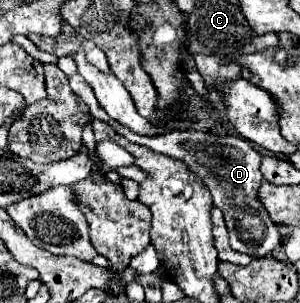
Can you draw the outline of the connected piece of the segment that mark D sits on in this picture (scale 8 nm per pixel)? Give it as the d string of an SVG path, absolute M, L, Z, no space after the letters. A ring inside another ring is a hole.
M79 74L68 76L68 80L72 91L88 105L93 118L110 123L120 135L124 135L132 143L146 145L146 147L154 149L156 153L184 161L206 183L214 205L220 207L226 215L226 225L230 231L230 247L234 251L246 253L256 259L256 257L266 257L280 243L282 237L280 237L278 227L272 223L272 219L264 211L262 203L256 199L256 191L262 181L262 173L260 173L262 155L258 151L254 151L254 147L248 141L244 141L236 135L214 135L214 133L202 133L202 131L174 131L174 133L156 135L156 137L136 135L134 131L128 131L128 127L118 125L108 116L99 105L90 85ZM224 199L230 201L230 207L224 205Z

